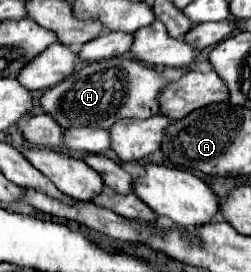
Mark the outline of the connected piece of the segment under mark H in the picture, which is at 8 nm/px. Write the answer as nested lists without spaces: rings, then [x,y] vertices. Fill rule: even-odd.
[[[133,56],[105,58],[83,66],[73,76],[65,78],[61,84],[53,86],[41,98],[41,106],[51,114],[63,128],[99,126],[111,128],[115,122],[127,118],[149,118],[159,114],[157,94],[165,90],[167,78],[153,66],[137,62]]]

